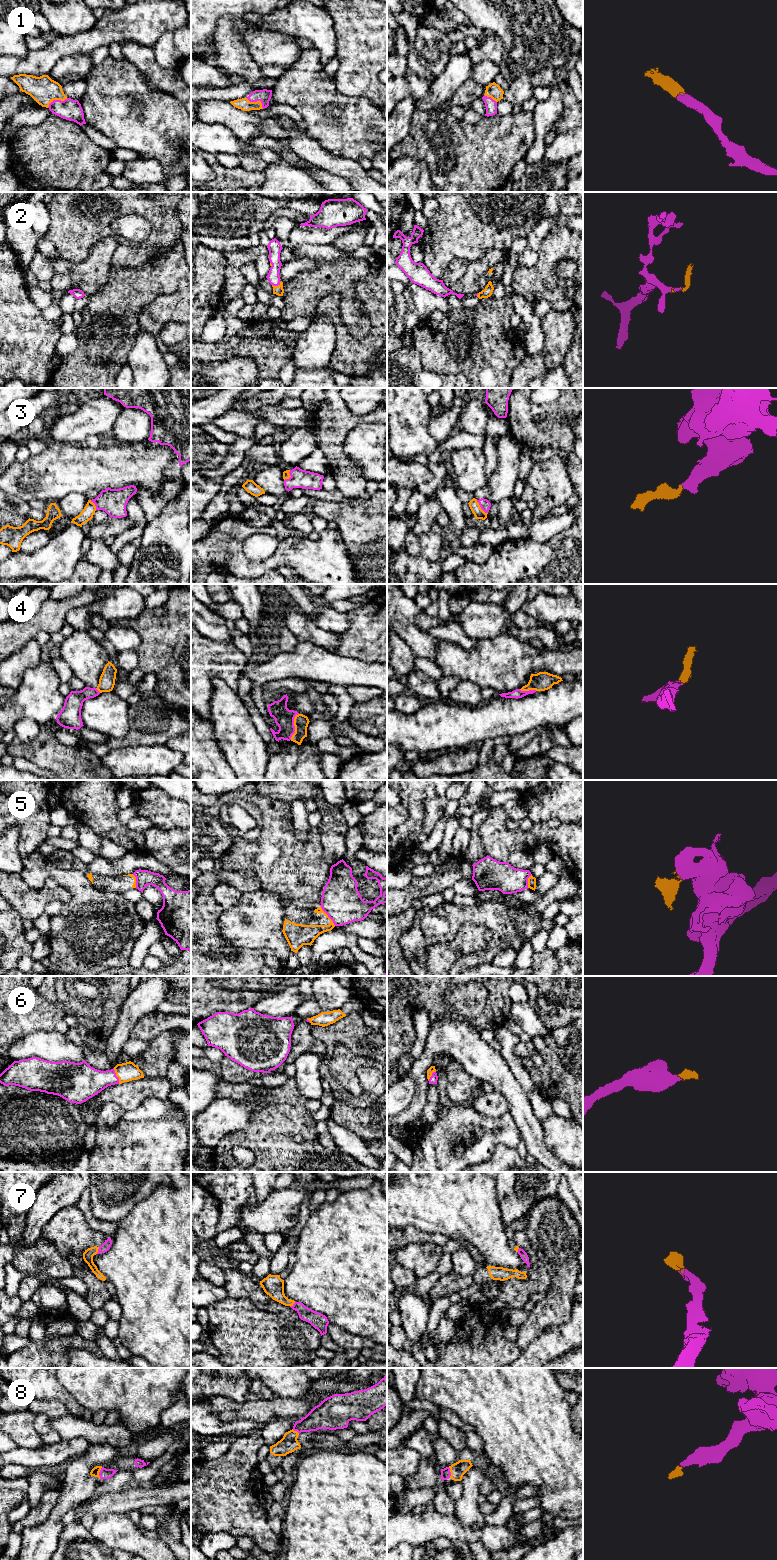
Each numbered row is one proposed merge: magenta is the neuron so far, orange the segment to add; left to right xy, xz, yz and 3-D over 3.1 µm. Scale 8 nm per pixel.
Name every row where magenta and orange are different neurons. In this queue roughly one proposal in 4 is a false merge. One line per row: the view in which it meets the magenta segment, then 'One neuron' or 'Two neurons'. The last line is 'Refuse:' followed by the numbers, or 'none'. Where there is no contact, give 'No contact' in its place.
1: Touches magenta in xy. One neuron
2: Touches magenta in xz. One neuron
3: Touches magenta in yz. One neuron
4: Touches magenta in xz. One neuron
5: Touches magenta in xz. Two neurons
6: Touches magenta in xy. One neuron
7: Touches magenta in xy. One neuron
8: Touches magenta in xy. One neuron
Refuse: 5

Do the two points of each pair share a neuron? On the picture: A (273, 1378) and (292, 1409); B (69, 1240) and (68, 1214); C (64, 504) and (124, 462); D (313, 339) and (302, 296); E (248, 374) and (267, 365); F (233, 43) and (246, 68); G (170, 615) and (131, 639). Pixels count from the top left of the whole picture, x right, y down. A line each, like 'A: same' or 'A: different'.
A: different
B: same
C: different
D: different
E: different
F: same
G: different

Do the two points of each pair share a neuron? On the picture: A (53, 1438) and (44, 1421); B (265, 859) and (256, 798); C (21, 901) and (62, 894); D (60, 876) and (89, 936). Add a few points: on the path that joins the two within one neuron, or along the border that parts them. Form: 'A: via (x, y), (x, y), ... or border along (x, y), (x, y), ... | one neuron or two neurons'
A: via (49, 1434), (44, 1429), (44, 1425) | one neuron
B: via (269, 844), (269, 813) | one neuron
C: via (31, 901), (47, 894), (52, 894) | one neuron
D: via (75, 889), (89, 905), (89, 921) | one neuron

